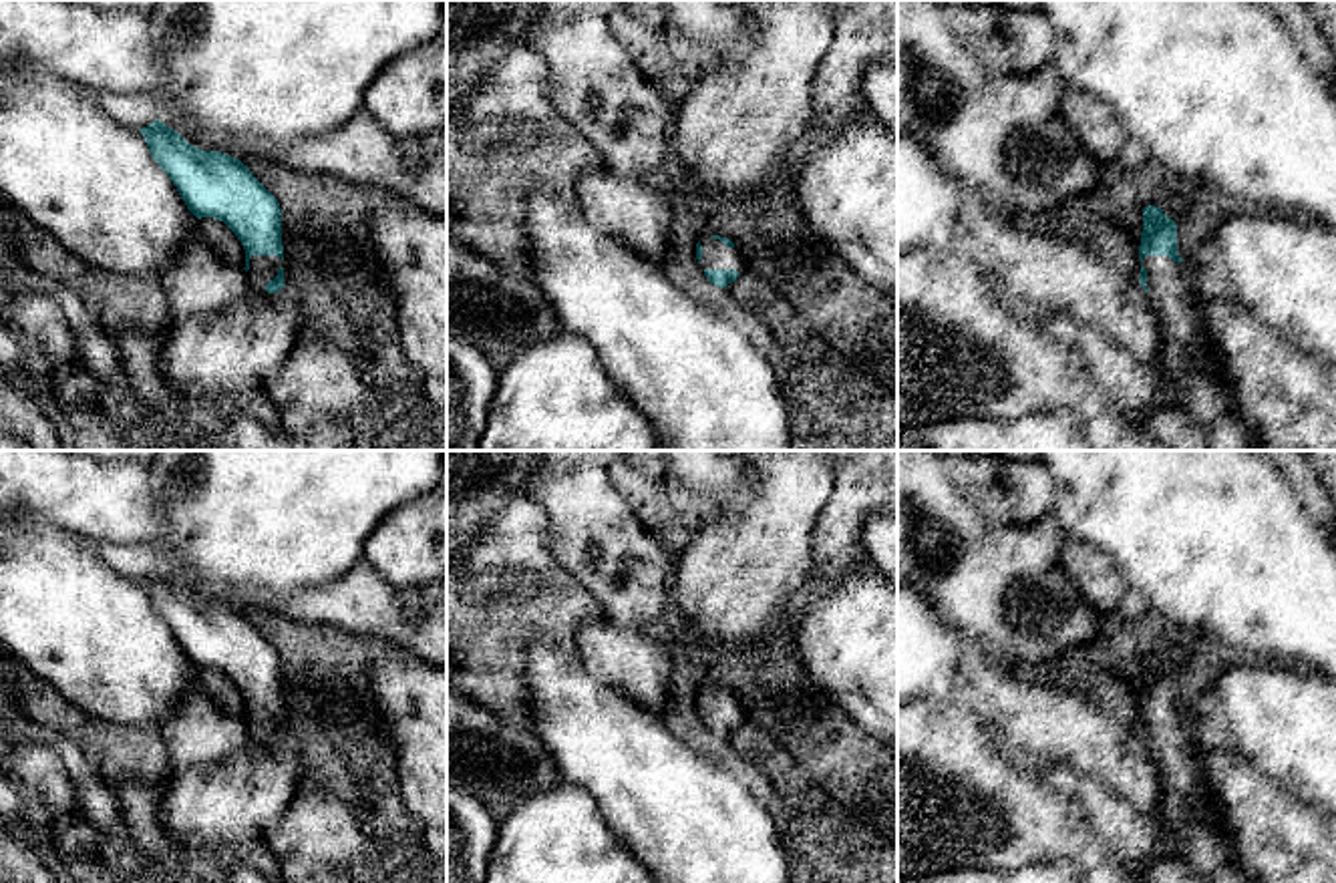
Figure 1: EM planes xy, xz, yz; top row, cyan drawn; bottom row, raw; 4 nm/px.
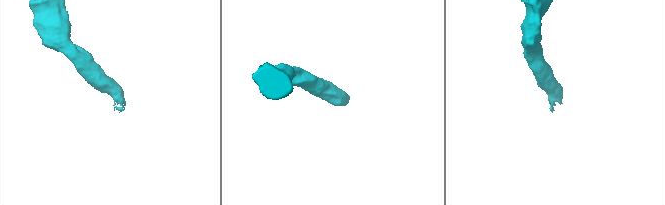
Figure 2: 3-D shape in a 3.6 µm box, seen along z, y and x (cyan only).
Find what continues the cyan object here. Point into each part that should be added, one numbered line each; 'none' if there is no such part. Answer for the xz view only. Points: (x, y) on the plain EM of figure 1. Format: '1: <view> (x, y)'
1: xz (715, 704)

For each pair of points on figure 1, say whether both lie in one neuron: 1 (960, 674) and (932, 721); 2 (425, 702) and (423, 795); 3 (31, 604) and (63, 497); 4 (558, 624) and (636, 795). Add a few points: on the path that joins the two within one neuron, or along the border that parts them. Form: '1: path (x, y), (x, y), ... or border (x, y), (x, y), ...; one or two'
1: border (918, 698), (950, 704); two
2: path (425, 725), (425, 773); one
3: border (53, 521), (67, 532); two
4: border (522, 642), (546, 638), (560, 648); two

